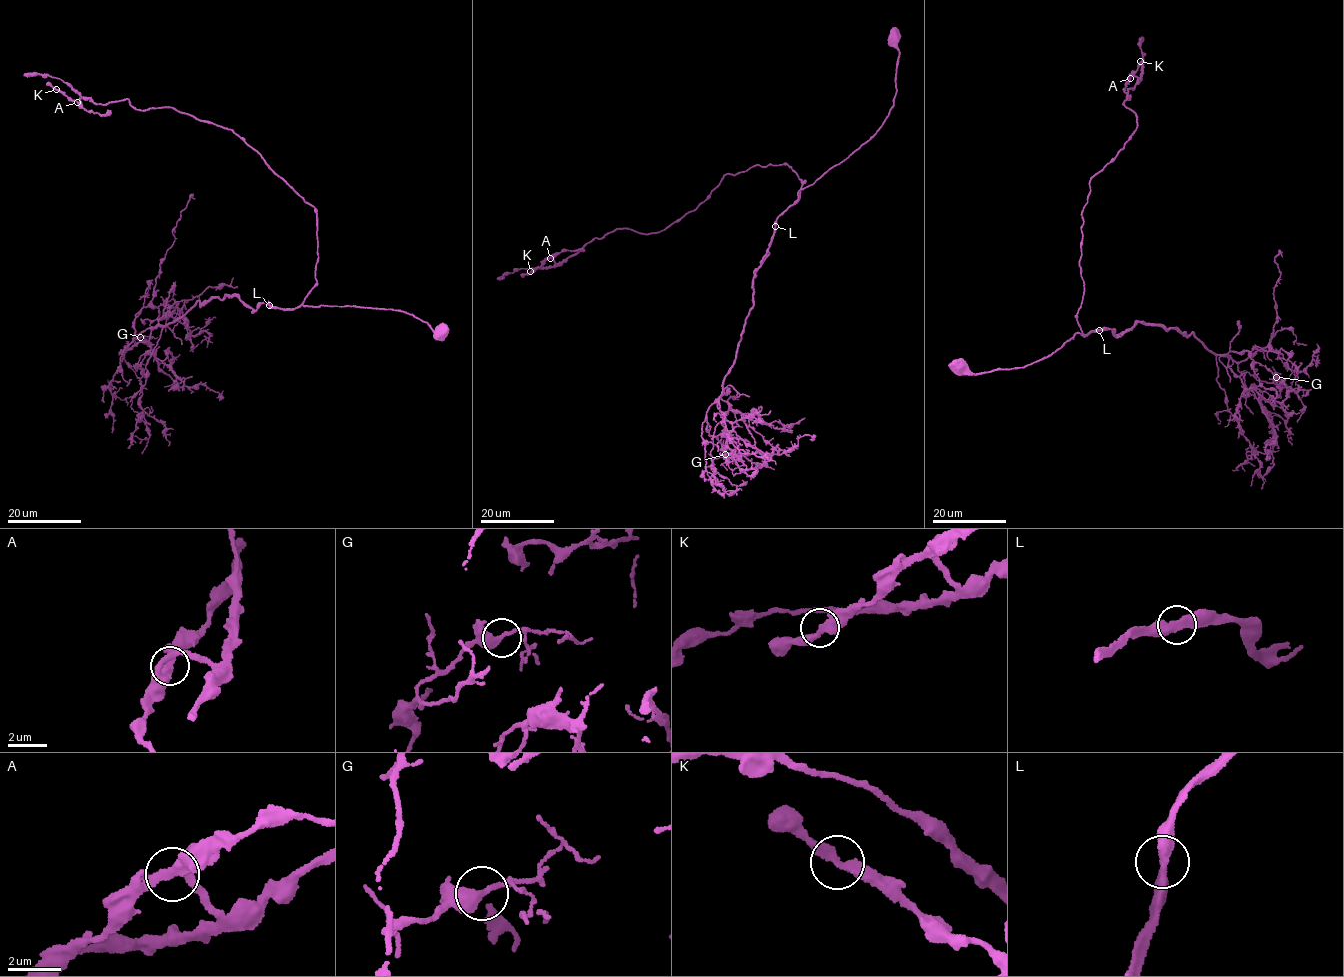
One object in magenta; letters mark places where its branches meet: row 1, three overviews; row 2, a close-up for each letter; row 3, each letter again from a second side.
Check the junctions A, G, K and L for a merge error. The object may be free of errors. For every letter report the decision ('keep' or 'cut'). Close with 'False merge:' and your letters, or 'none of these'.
A: keep
G: keep
K: keep
L: keep
False merge: none of these

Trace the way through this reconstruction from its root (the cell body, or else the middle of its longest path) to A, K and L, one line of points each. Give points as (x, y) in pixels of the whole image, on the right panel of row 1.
A: (956, 365), (1024, 367), (1082, 333), (1081, 212), (1091, 179), (1136, 129), (1123, 103), (1139, 81), (1130, 78)
K: (956, 365), (969, 374), (1024, 367), (1082, 333), (1081, 212), (1091, 179), (1136, 129), (1123, 103), (1140, 61)
L: (956, 365), (969, 374), (1024, 367), (1050, 355), (1075, 333), (1084, 336), (1099, 329)

